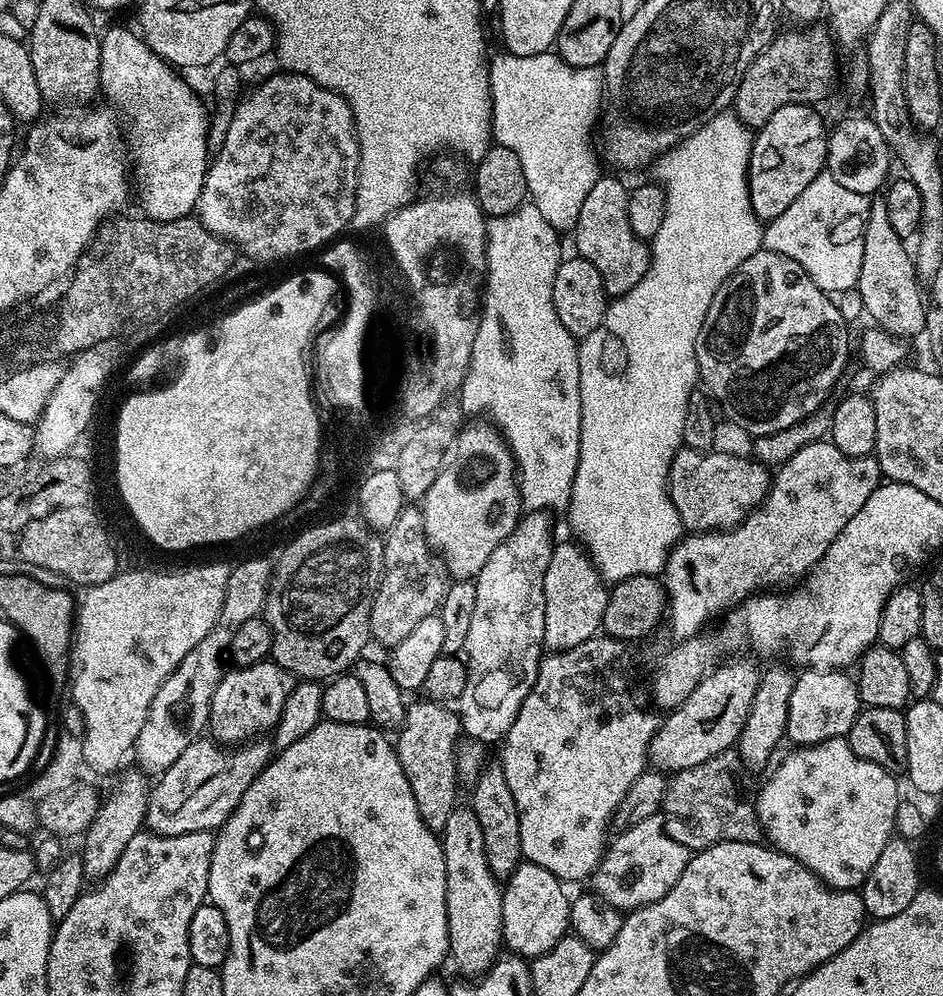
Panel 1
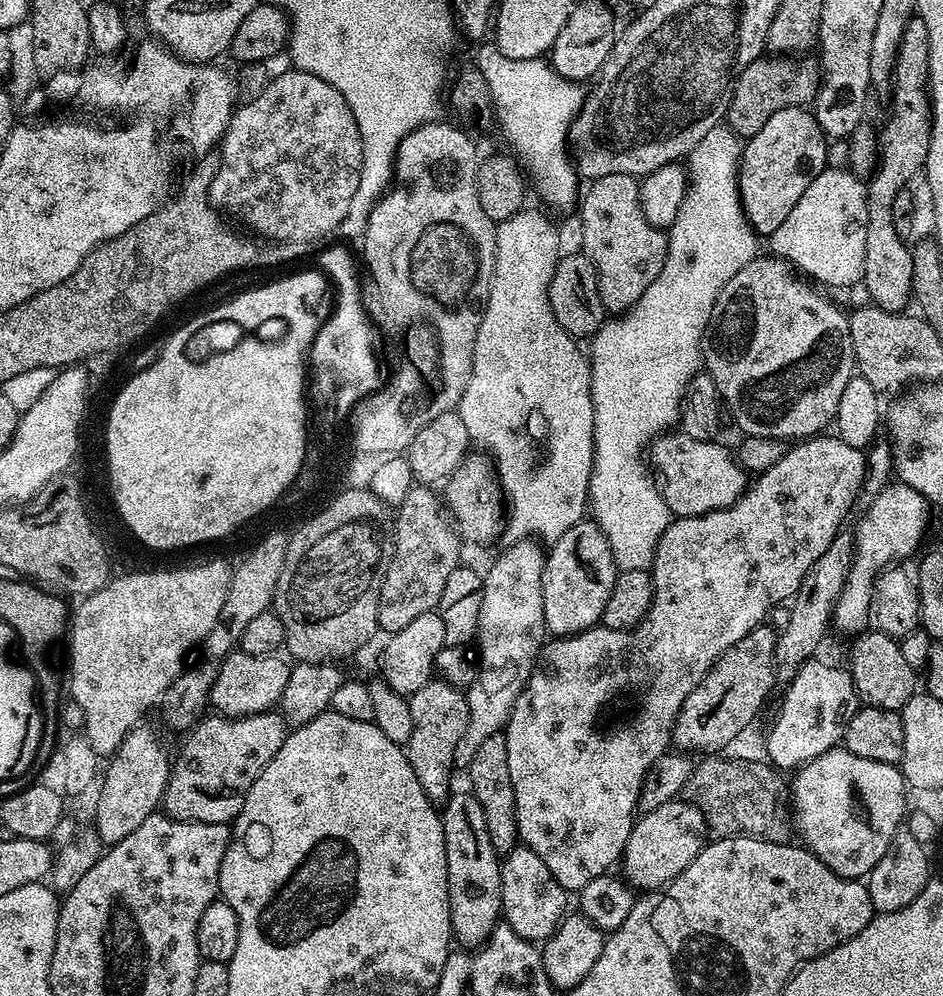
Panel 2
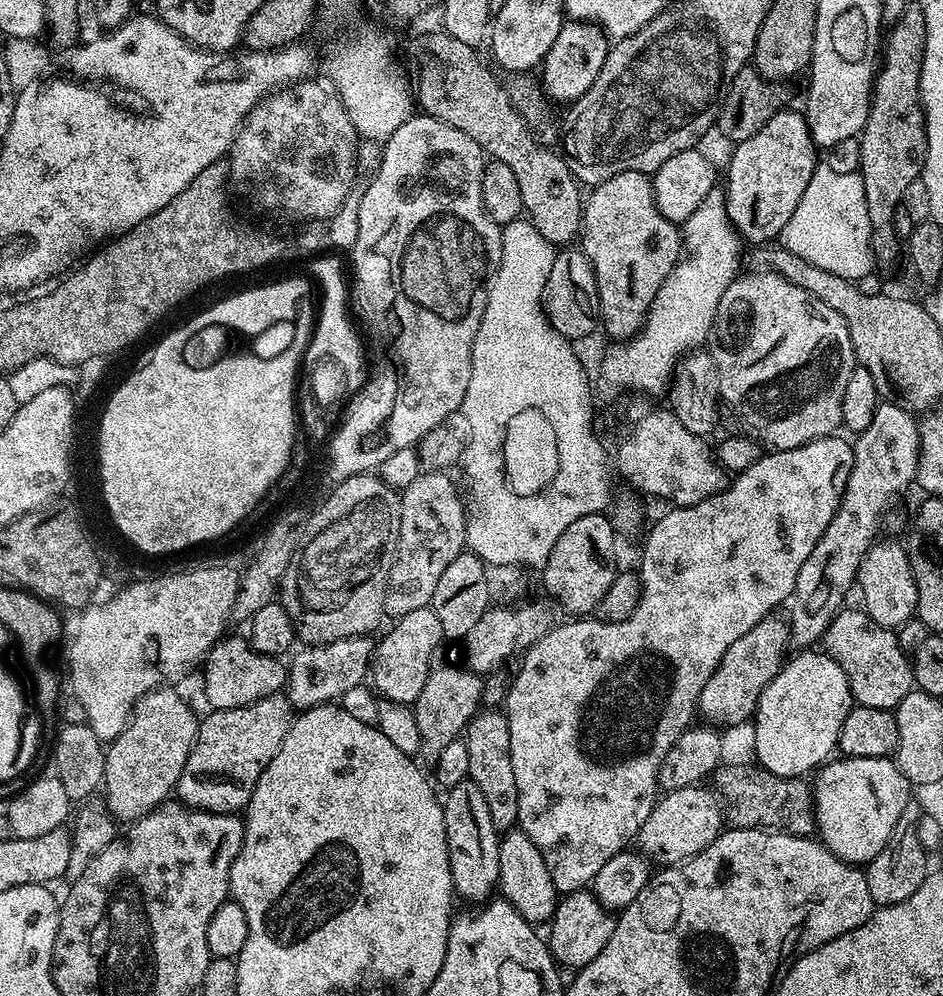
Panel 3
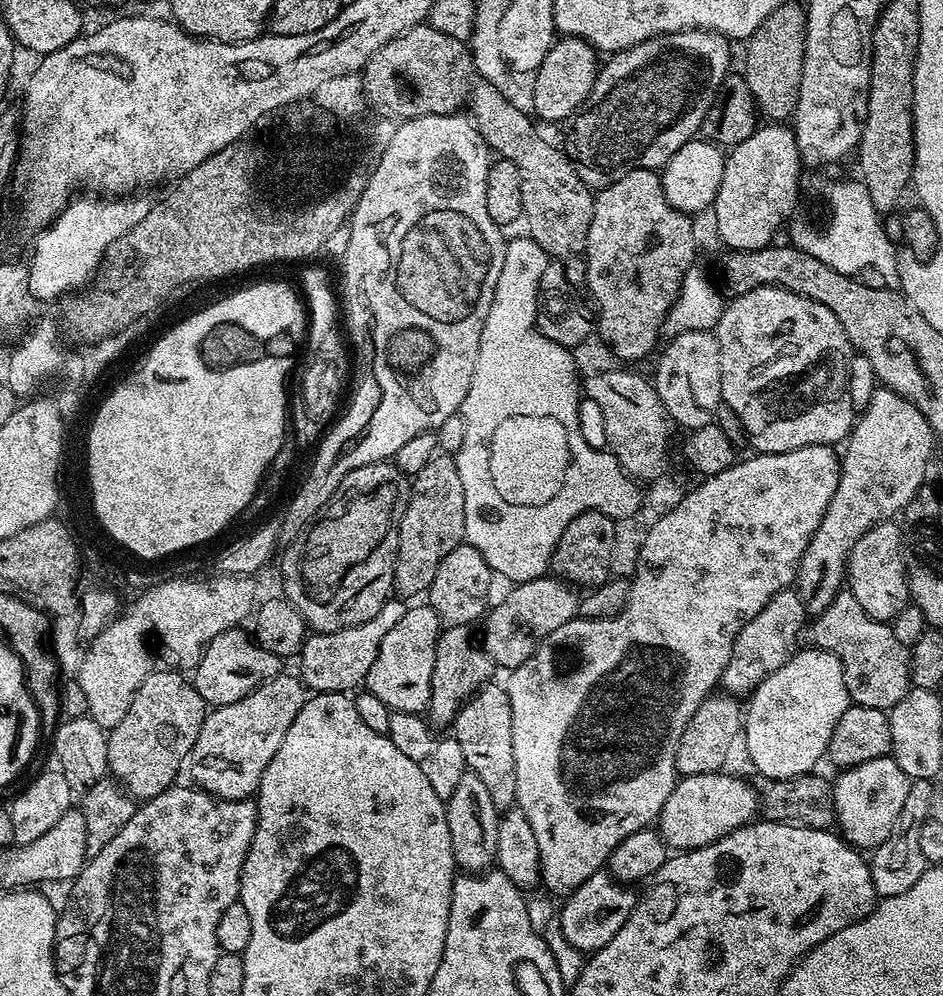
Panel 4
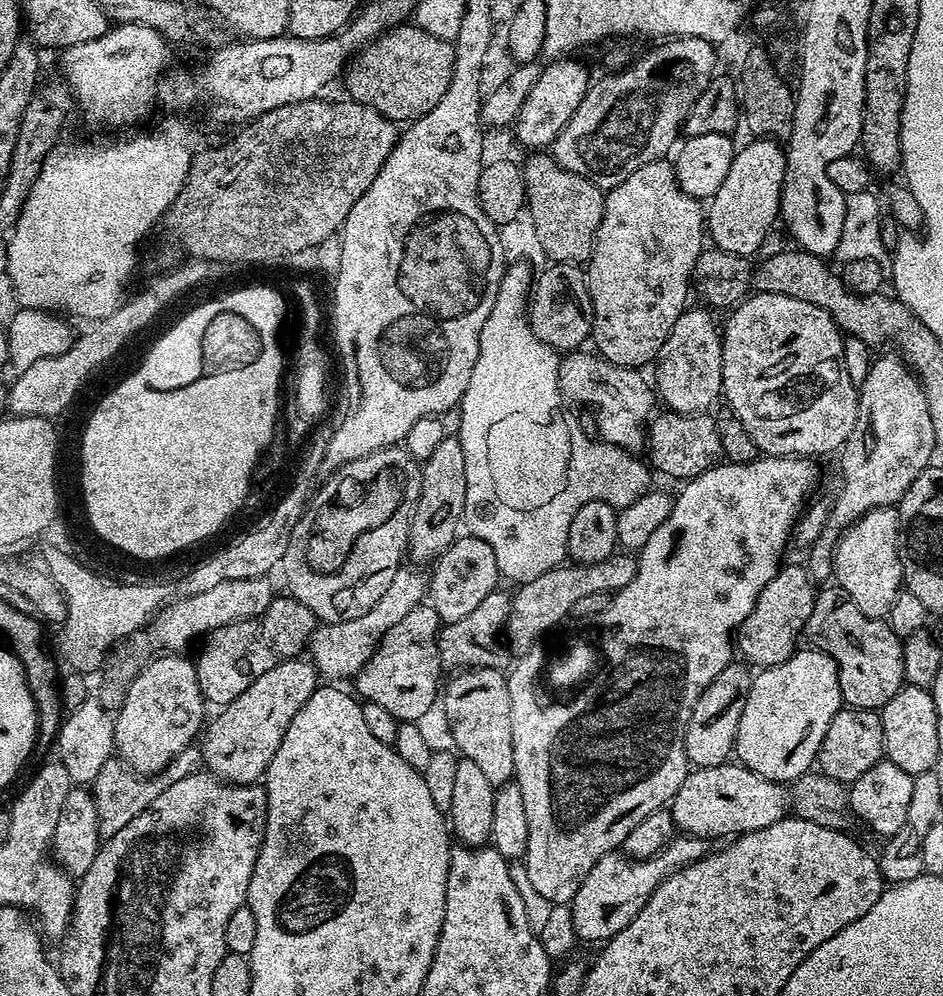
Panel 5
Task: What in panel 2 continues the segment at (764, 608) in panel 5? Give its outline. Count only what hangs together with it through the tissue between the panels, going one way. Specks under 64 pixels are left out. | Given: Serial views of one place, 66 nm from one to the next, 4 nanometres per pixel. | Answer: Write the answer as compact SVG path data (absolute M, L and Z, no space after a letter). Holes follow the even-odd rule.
M761 626L726 650L715 666L702 678L700 685L686 698L672 729L672 744L681 753L716 754L719 748L736 740L756 720L772 688L777 687L776 668L772 665L777 629Z

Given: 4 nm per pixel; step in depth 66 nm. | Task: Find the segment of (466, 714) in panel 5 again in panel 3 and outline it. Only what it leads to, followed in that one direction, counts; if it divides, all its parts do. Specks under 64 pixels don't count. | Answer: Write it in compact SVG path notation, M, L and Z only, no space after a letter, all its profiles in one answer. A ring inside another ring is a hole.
M481 710L473 716L463 737L466 750L469 752L469 772L467 779L482 790L486 807L490 809L490 818L494 822L496 831L503 834L513 827L518 821L518 782L514 782L514 762L510 762L510 730L508 717L503 711L487 712Z

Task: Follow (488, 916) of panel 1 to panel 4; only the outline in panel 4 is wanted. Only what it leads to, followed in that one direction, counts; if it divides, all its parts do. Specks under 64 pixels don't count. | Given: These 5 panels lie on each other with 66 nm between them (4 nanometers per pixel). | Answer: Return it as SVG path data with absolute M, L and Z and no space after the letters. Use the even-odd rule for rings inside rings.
M464 772L458 786L446 801L446 822L450 826L450 842L457 869L468 874L479 874L496 864L501 815L494 802L490 802L490 790L486 790L478 774Z

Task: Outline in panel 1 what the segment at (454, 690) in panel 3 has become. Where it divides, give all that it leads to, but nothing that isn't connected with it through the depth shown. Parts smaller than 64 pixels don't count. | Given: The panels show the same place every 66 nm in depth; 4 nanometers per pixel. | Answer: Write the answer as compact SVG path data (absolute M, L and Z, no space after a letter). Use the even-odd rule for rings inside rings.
M427 698L419 699L414 702L412 700L407 705L404 723L398 729L400 737L395 737L394 747L398 754L398 762L402 762L404 767L406 782L410 782L410 790L414 790L414 802L418 802L418 814L422 814L422 822L426 822L431 832L440 834L446 826L446 818L450 818L450 814L458 806L458 800L456 800L456 782L458 783L456 735L459 737L462 729L459 715L453 709L451 712L448 709L451 707L447 703Z

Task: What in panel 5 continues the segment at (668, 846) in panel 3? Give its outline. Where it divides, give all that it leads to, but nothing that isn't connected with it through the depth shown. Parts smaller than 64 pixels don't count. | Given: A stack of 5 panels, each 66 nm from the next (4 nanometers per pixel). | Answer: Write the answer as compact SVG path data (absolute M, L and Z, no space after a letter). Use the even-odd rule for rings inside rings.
M739 762L693 767L682 782L678 794L670 801L672 817L681 833L701 838L735 838L746 832L774 826L774 822L789 815L790 792L784 788L787 787L781 781L762 778L762 774Z

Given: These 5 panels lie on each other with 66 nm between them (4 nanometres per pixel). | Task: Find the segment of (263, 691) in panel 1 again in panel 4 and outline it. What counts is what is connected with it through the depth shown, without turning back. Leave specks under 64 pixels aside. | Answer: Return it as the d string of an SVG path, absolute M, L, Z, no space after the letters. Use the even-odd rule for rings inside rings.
M240 626L226 630L204 647L202 658L194 669L194 683L205 705L219 706L238 702L238 698L246 698L246 694L253 692L264 681L281 675L281 657L261 648L249 633L247 636L243 632L244 630Z

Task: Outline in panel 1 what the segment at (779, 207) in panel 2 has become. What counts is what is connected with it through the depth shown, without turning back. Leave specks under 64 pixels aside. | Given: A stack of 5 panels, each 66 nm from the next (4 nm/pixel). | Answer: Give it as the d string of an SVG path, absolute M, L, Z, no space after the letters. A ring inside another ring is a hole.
M811 104L782 106L782 110L774 110L774 114L770 114L770 122L766 122L755 133L748 163L748 193L750 206L754 206L754 214L761 222L778 218L778 214L784 213L794 203L794 198L798 198L798 194L802 194L802 190L806 190L806 186L810 186L810 182L814 182L814 178L825 171L830 128L824 125L823 118L816 111Z

